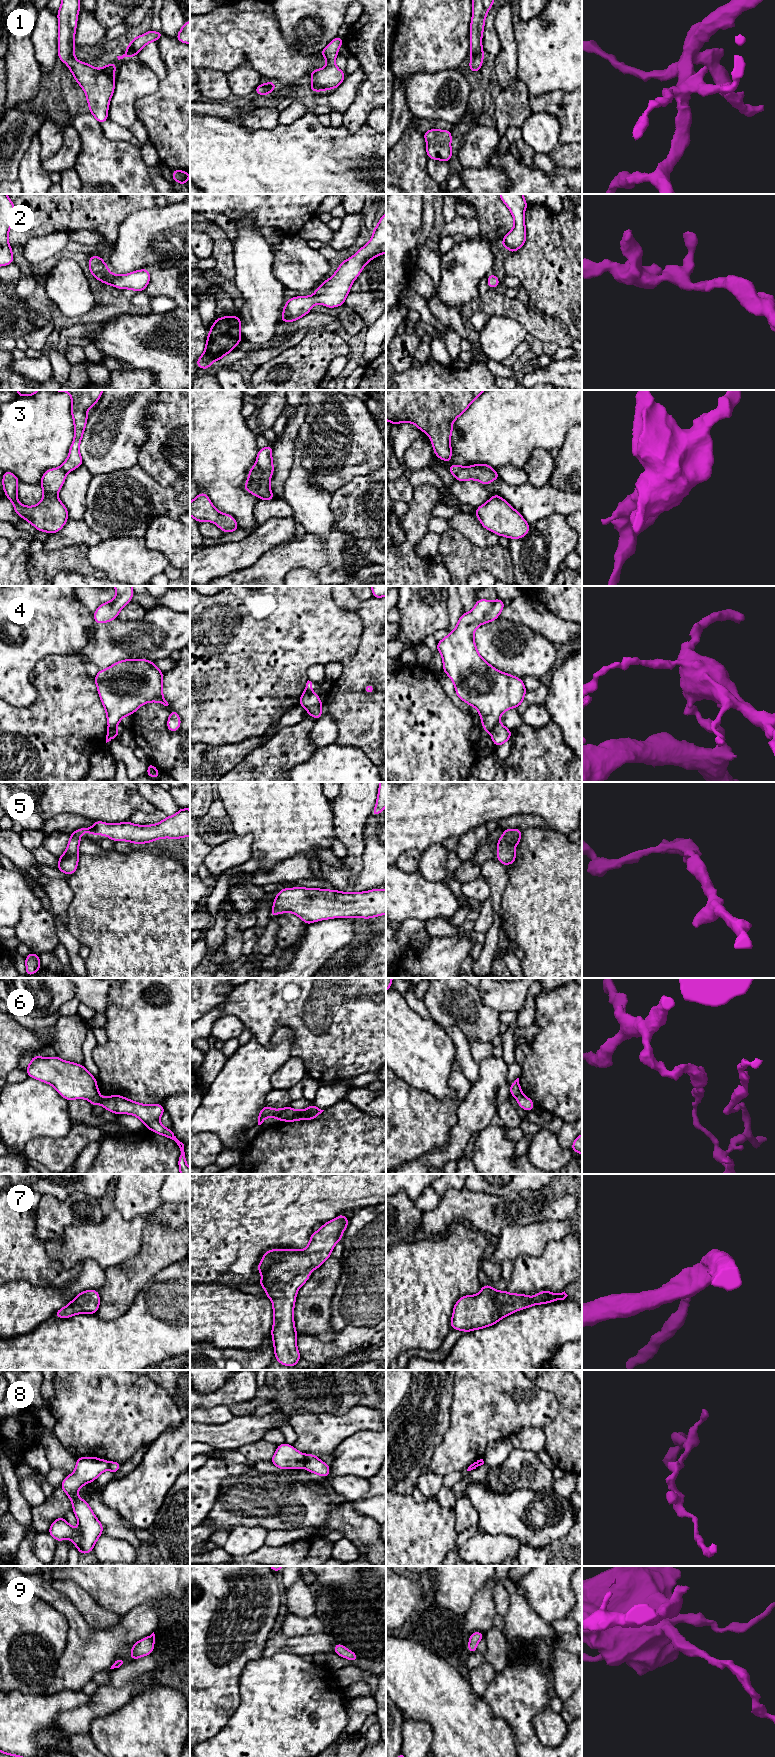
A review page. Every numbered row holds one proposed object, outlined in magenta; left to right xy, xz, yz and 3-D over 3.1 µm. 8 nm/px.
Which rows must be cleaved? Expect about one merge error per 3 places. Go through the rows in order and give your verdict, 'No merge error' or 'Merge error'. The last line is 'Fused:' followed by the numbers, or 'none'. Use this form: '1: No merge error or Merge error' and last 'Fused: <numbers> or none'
1: No merge error
2: No merge error
3: Merge error
4: Merge error
5: No merge error
6: Merge error
7: No merge error
8: Merge error
9: No merge error
Fused: 3, 4, 6, 8

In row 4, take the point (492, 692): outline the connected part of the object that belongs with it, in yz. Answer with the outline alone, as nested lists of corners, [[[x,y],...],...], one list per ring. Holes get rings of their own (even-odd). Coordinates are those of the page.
[[[499,598],[494,601],[478,599],[469,613],[460,616],[456,628],[437,642],[437,651],[443,660],[443,672],[453,681],[457,696],[478,710],[483,731],[487,732],[491,732],[505,711],[523,704],[527,693],[522,679],[501,672],[487,663],[478,653],[474,642],[477,627],[498,619],[504,607],[503,600]]]

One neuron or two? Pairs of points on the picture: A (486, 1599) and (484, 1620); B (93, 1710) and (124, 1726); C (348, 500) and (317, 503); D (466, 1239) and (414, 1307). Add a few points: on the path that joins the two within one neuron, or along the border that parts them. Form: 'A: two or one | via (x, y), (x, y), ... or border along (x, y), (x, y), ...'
A: one | via (484, 1604), (484, 1615)
B: two | border along (124, 1704), (96, 1717), (88, 1733)
C: two | border along (330, 493), (330, 510), (335, 522)
D: one | via (454, 1256), (420, 1290)

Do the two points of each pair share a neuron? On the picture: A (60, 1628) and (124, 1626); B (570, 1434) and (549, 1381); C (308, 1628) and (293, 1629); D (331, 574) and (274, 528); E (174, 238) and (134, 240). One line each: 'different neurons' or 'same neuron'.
A: different neurons
B: same neuron
C: same neuron
D: different neurons
E: same neuron

